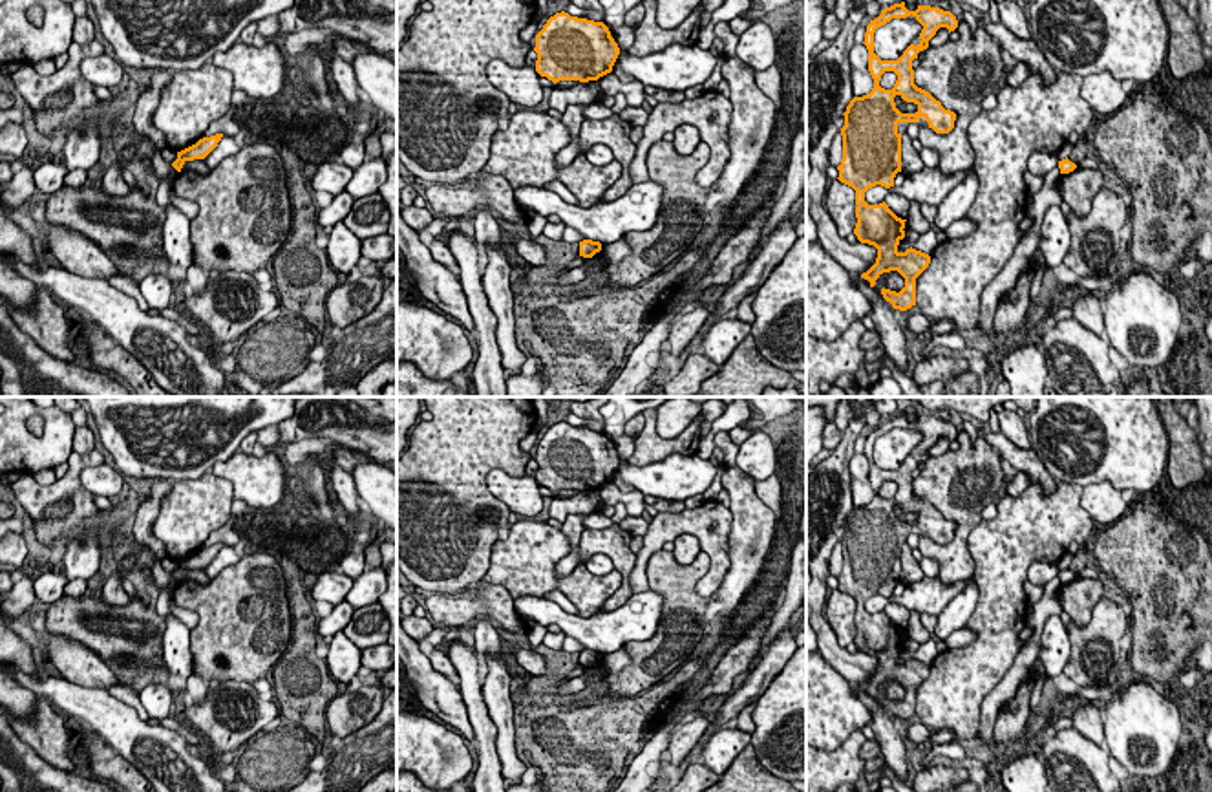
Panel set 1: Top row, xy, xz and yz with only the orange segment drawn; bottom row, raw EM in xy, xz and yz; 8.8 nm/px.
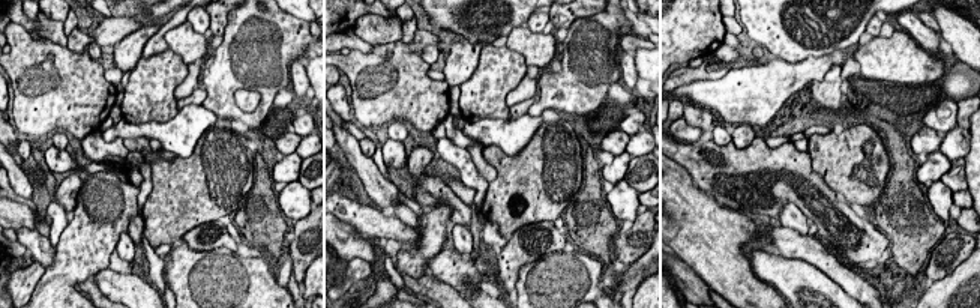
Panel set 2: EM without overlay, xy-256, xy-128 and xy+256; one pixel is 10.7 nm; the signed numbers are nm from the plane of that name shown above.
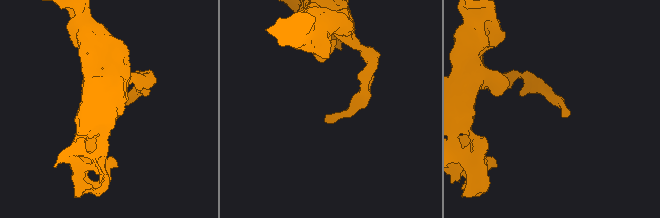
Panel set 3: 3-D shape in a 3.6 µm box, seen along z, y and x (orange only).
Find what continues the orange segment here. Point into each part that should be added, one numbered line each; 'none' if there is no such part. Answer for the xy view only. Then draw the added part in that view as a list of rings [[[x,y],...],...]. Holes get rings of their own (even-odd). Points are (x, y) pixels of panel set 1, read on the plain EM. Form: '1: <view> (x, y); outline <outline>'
none

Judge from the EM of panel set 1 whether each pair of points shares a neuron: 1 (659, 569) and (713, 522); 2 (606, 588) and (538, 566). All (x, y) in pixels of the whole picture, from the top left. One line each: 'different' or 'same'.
1: different
2: same

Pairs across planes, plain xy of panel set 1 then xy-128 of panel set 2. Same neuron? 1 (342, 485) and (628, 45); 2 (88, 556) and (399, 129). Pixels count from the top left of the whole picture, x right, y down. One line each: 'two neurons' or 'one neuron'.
1: two neurons
2: one neuron

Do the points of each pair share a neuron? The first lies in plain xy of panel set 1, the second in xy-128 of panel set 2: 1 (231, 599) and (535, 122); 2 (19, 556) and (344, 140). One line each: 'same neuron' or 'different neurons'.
1: different neurons
2: different neurons

